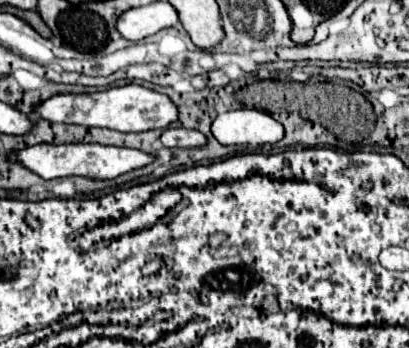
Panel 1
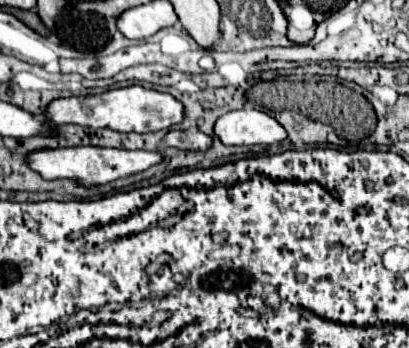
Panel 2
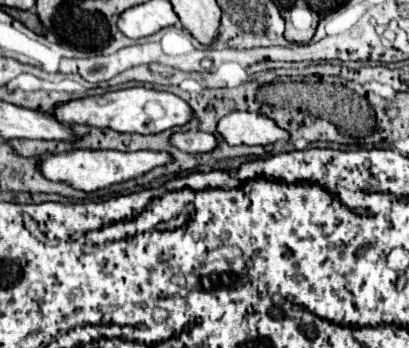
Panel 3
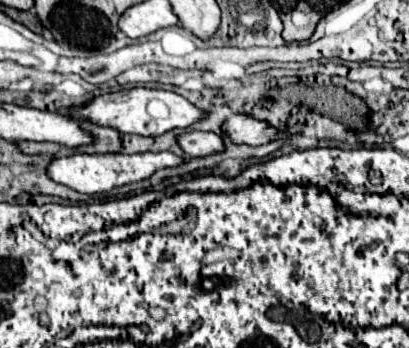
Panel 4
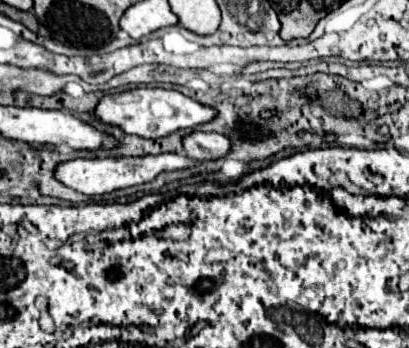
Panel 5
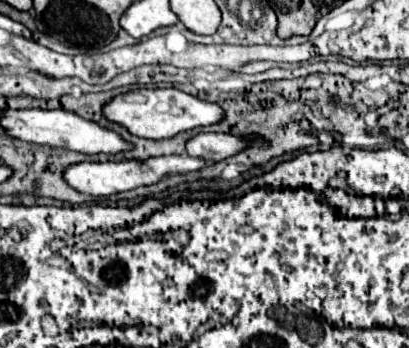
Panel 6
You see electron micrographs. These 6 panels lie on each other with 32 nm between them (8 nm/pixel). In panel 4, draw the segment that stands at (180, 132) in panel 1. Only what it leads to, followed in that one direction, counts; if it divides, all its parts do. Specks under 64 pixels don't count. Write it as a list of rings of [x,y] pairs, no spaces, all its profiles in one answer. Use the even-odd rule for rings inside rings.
[[[190,130],[190,132],[180,134],[176,140],[178,140],[178,146],[188,156],[206,156],[206,154],[214,154],[222,150],[222,136],[214,132]]]

